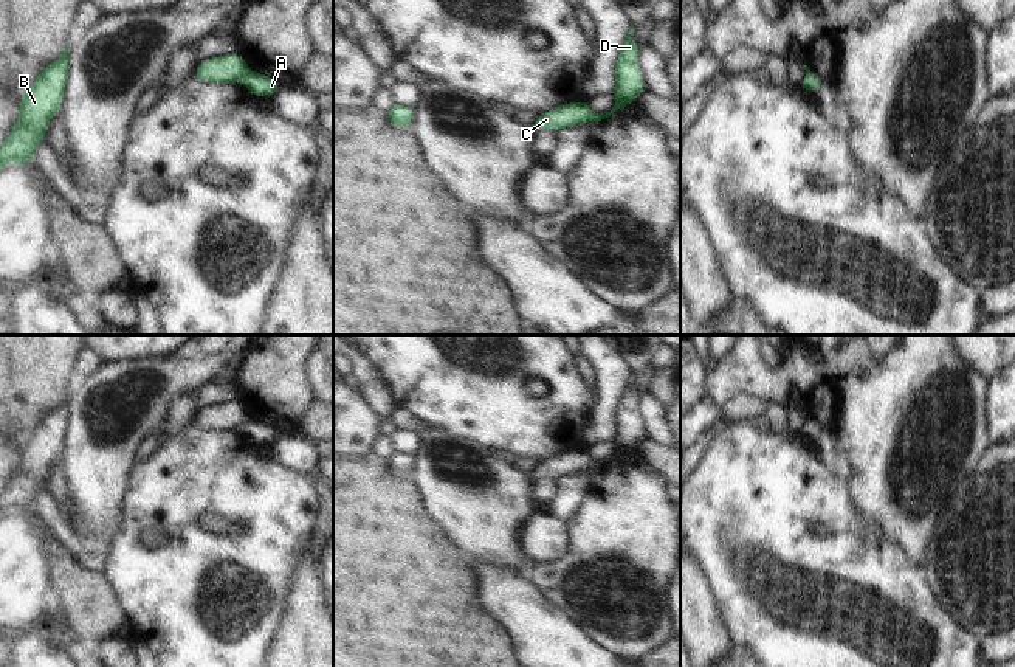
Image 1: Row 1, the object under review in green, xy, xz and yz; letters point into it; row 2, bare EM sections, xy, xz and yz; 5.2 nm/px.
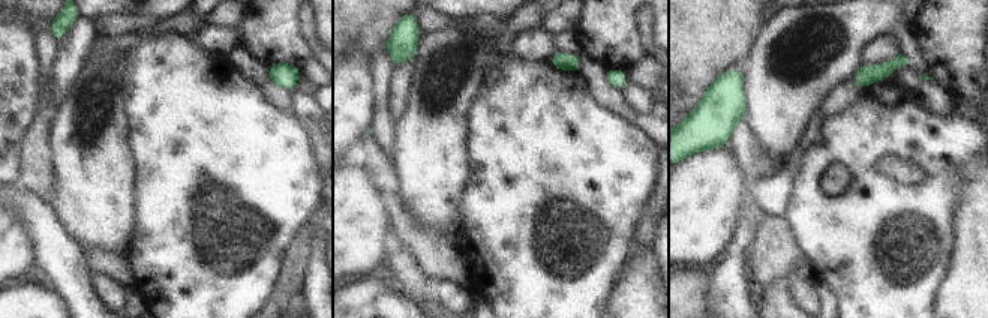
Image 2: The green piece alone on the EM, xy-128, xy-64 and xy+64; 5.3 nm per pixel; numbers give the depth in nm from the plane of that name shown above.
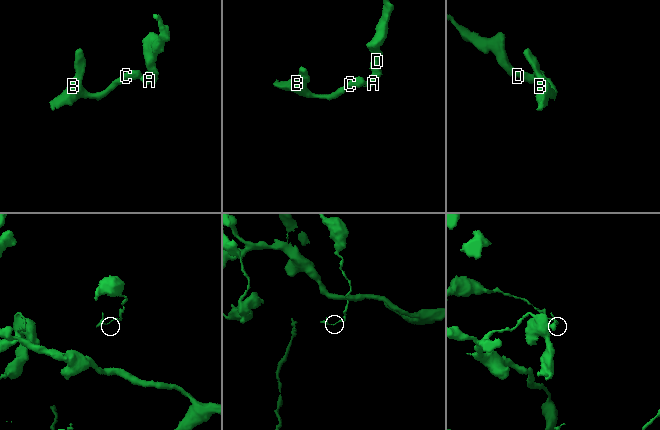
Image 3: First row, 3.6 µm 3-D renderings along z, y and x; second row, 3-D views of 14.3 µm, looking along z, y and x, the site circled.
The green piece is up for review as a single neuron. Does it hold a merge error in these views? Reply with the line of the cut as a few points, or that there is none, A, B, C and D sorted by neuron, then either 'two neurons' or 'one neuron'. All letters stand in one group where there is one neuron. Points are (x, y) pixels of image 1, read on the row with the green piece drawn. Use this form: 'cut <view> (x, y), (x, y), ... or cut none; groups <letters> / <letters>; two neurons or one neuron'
cut xy (251, 72), (242, 78); groups A D / B C; two neurons

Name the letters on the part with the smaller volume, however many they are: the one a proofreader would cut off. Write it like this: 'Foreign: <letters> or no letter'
Foreign: B, C

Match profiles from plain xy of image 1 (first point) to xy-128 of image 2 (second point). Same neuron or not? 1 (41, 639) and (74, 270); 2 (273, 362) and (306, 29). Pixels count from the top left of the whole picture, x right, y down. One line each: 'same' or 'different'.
1: different
2: different

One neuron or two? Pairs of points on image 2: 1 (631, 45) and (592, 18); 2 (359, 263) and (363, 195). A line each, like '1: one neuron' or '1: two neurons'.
1: one neuron
2: one neuron

